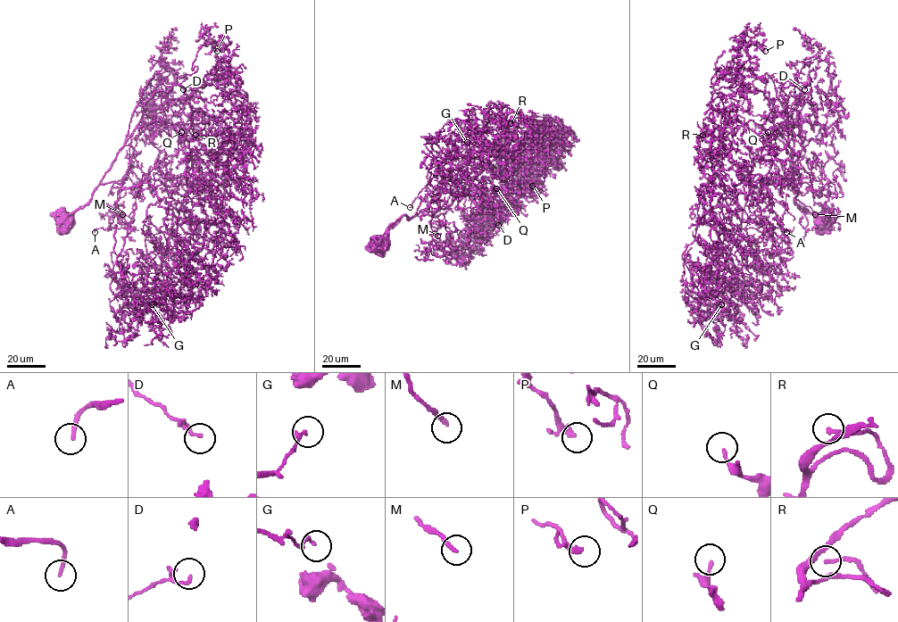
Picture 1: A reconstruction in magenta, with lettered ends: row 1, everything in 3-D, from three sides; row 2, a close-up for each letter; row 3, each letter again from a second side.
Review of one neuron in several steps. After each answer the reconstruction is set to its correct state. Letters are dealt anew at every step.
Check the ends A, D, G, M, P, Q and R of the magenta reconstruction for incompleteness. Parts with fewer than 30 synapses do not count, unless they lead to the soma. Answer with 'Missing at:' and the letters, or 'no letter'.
Missing at: A, M, R

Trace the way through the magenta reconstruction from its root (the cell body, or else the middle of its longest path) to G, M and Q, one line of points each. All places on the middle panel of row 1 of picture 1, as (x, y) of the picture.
G: (385, 242), (453, 170), (432, 148), (436, 138), (425, 137), (453, 157), (455, 139), (467, 142)
M: (385, 242), (403, 216), (436, 211), (453, 194), (445, 212), (430, 220), (437, 236)
Q: (385, 242), (403, 216), (444, 209), (476, 186), (489, 197), (516, 203), (519, 197), (512, 188), (496, 188)

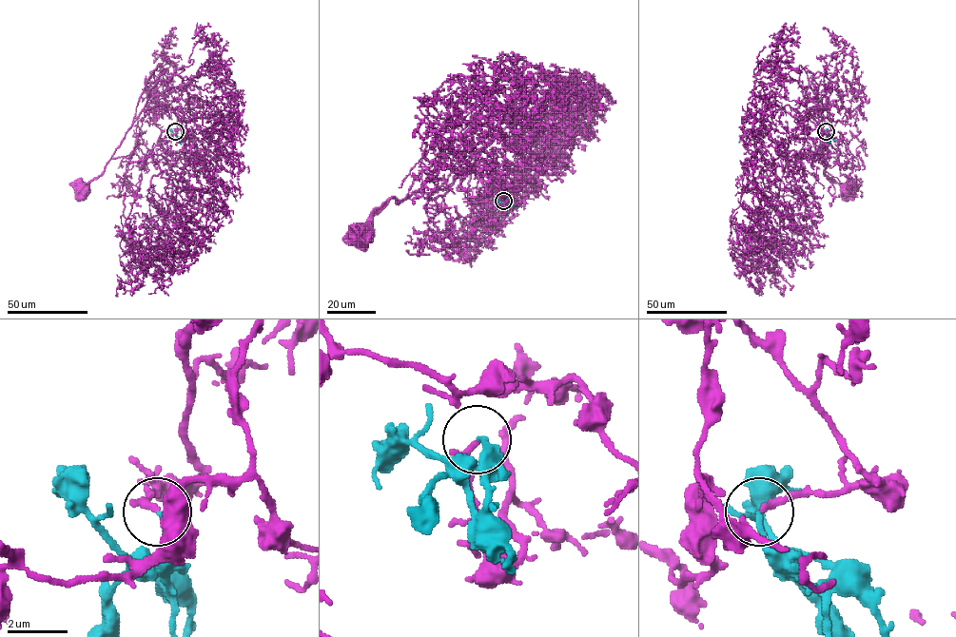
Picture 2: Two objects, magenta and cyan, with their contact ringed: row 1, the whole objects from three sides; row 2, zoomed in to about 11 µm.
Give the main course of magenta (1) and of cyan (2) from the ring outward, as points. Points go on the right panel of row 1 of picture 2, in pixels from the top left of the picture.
1: (826, 131), (831, 128), (818, 109), (806, 107), (799, 65), (818, 105), (824, 173), (847, 189)
2: (826, 131), (830, 143)

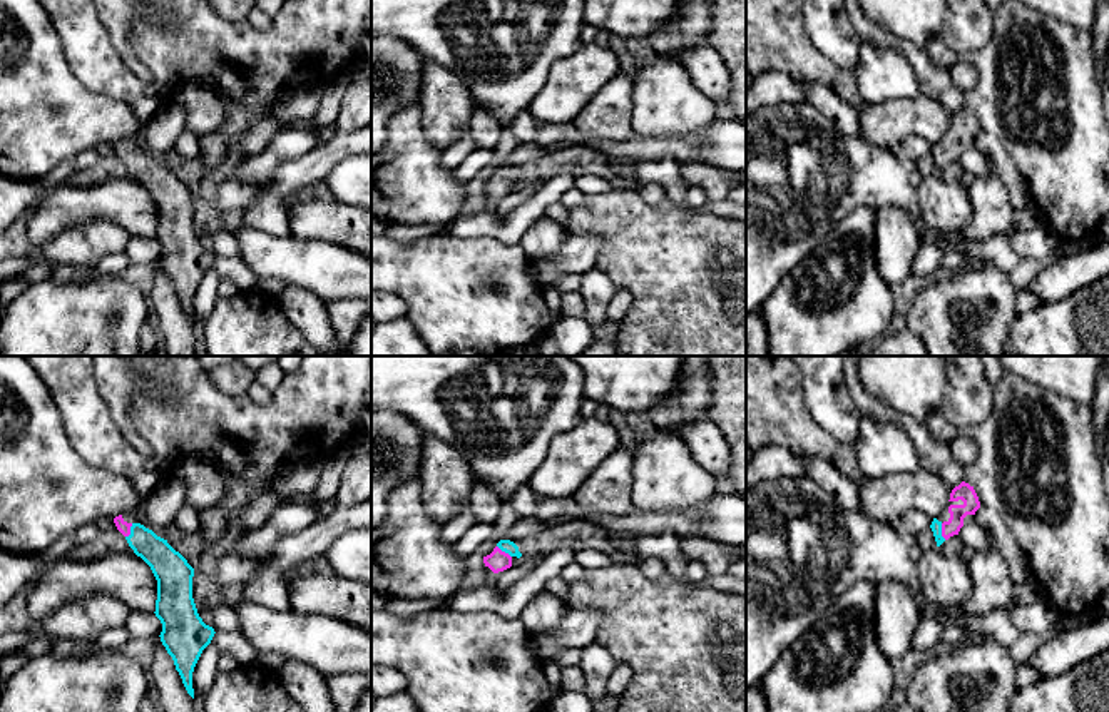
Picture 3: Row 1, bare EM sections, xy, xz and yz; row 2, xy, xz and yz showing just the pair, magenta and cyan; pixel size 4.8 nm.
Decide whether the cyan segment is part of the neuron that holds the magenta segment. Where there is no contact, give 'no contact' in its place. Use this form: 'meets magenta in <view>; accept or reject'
meets magenta in yz; accept

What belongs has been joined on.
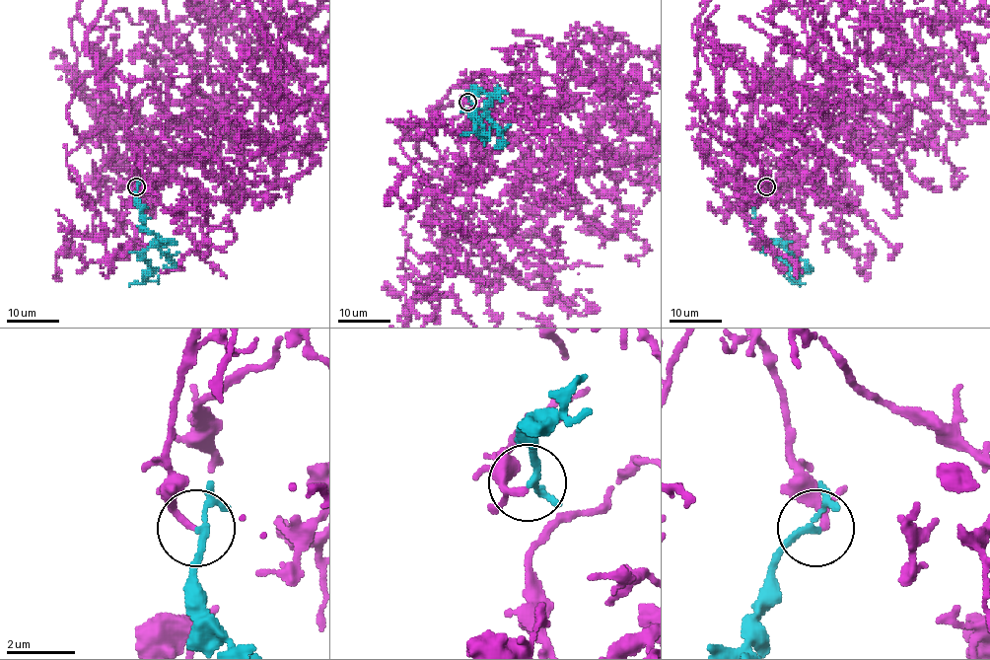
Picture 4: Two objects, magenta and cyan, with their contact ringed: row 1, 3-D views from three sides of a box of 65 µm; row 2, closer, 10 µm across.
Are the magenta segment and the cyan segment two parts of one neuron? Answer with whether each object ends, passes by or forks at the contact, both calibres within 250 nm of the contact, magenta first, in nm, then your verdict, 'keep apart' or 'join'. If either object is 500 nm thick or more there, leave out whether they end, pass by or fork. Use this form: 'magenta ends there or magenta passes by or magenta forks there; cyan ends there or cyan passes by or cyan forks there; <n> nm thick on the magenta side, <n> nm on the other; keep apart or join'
magenta passes by; cyan passes by; 120 nm thick on the magenta side, 160 nm on the other; join

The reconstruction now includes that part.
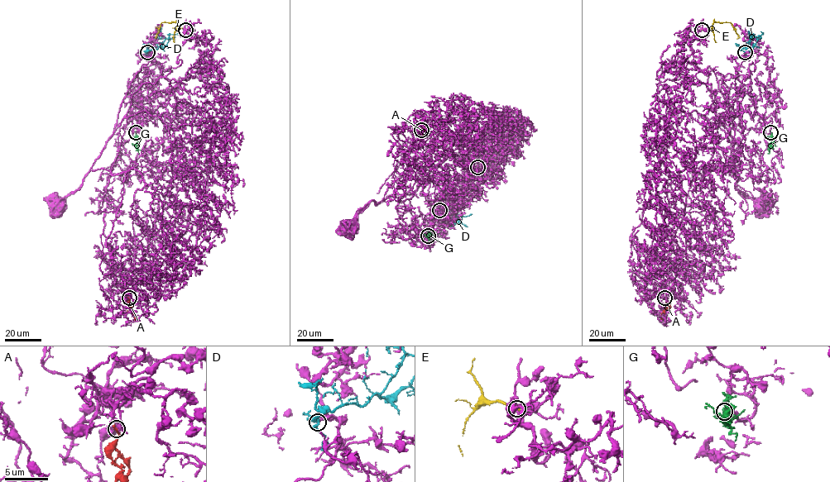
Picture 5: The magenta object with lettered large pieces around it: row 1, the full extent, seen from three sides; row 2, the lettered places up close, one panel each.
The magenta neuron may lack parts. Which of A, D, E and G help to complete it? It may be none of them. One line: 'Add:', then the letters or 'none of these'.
Add: none of these

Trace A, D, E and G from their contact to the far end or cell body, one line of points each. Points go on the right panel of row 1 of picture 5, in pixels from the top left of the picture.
A: (664, 298), (666, 308), (660, 314), (660, 320)
D: (745, 52), (740, 50), (748, 46), (750, 38), (753, 35), (760, 38), (763, 34)
E: (702, 29), (711, 28), (715, 21), (729, 22), (738, 36), (736, 39)
G: (770, 132), (774, 143), (768, 153)

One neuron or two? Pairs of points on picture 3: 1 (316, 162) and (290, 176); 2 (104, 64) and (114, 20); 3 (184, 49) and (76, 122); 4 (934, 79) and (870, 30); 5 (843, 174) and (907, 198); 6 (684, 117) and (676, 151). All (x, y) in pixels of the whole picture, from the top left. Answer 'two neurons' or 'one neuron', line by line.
1: one neuron
2: two neurons
3: two neurons
4: one neuron
5: one neuron
6: two neurons

